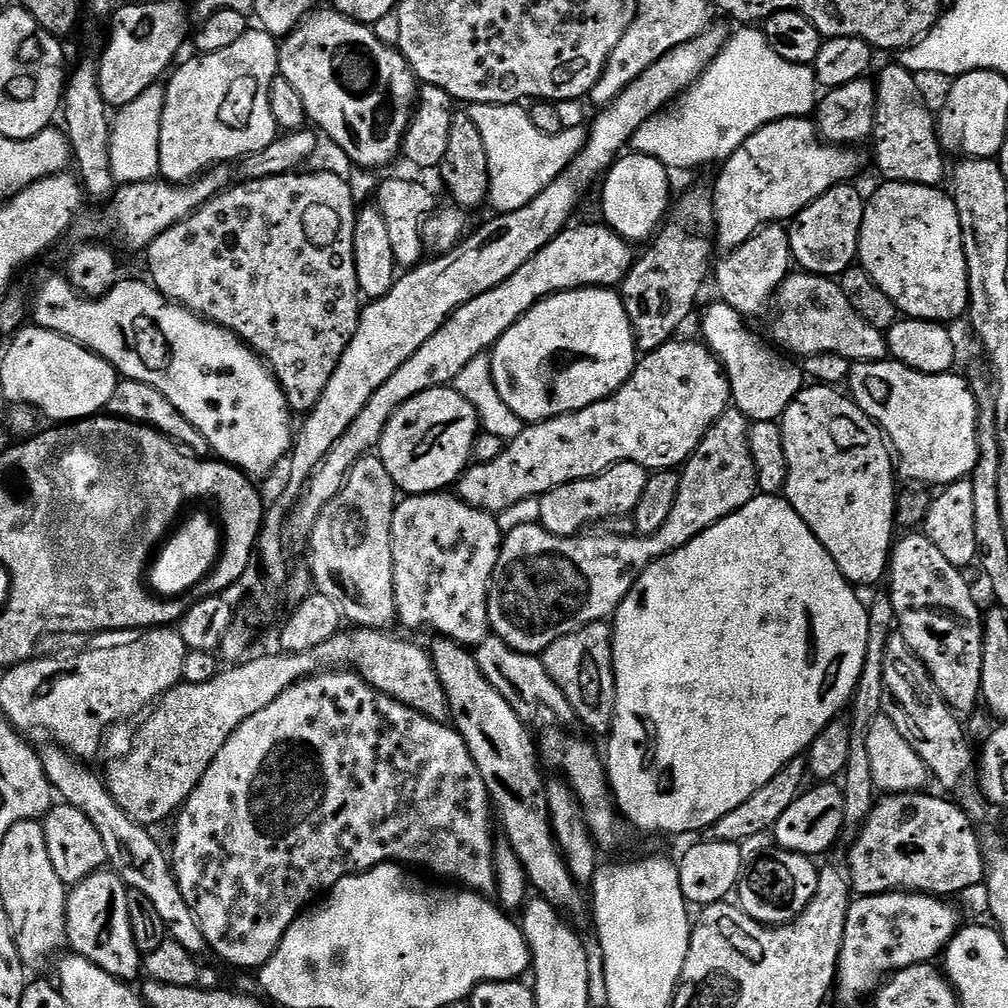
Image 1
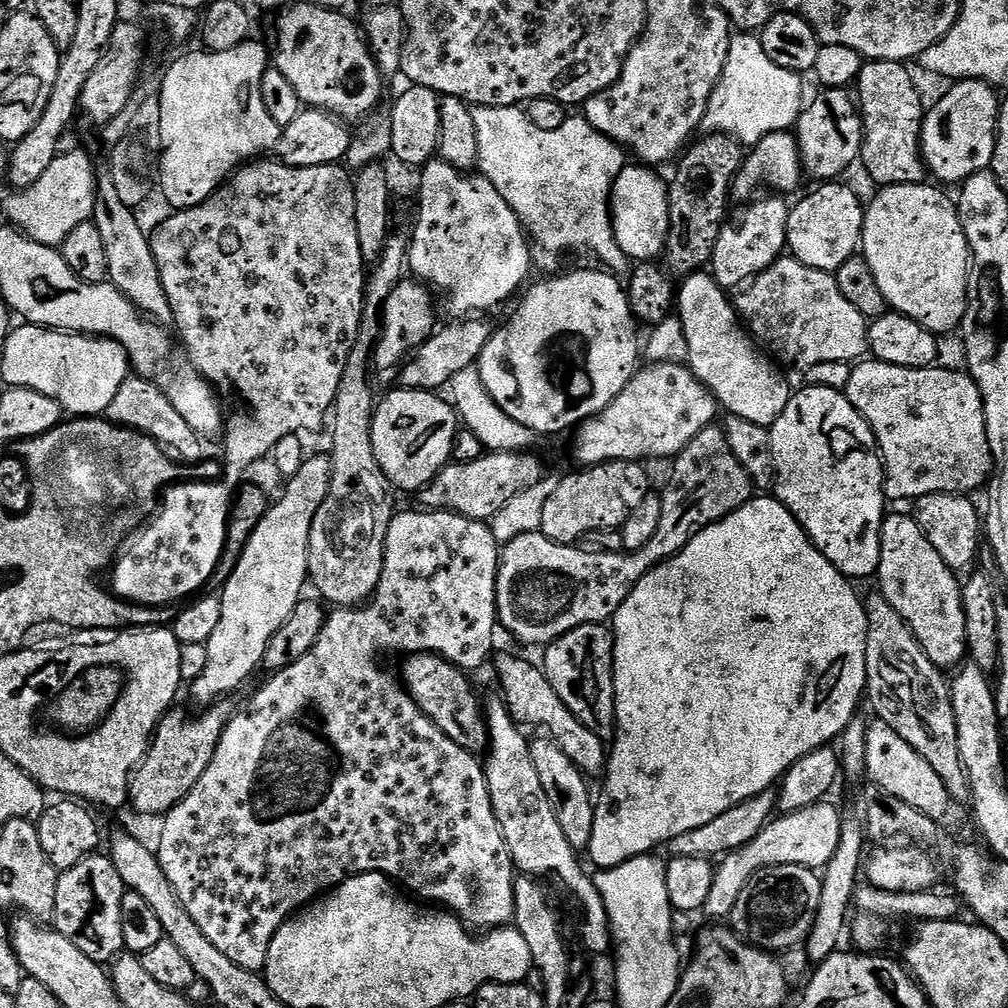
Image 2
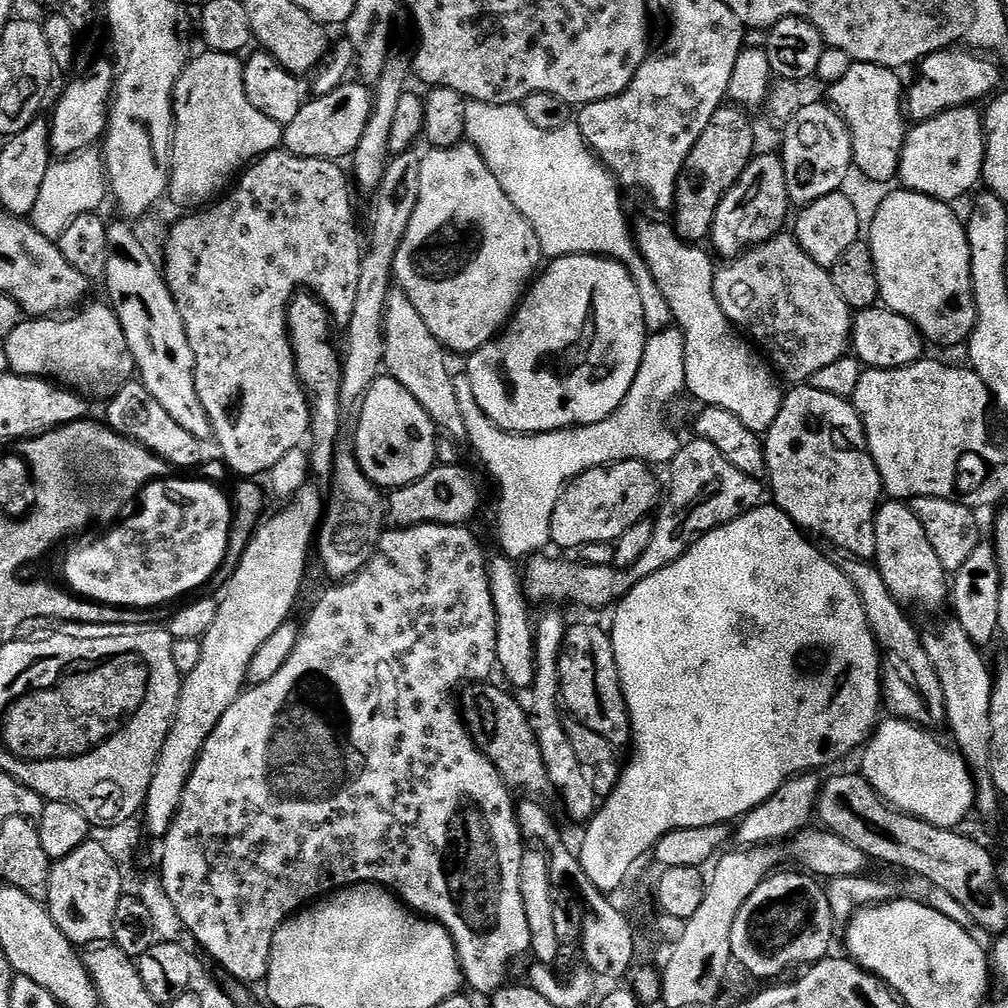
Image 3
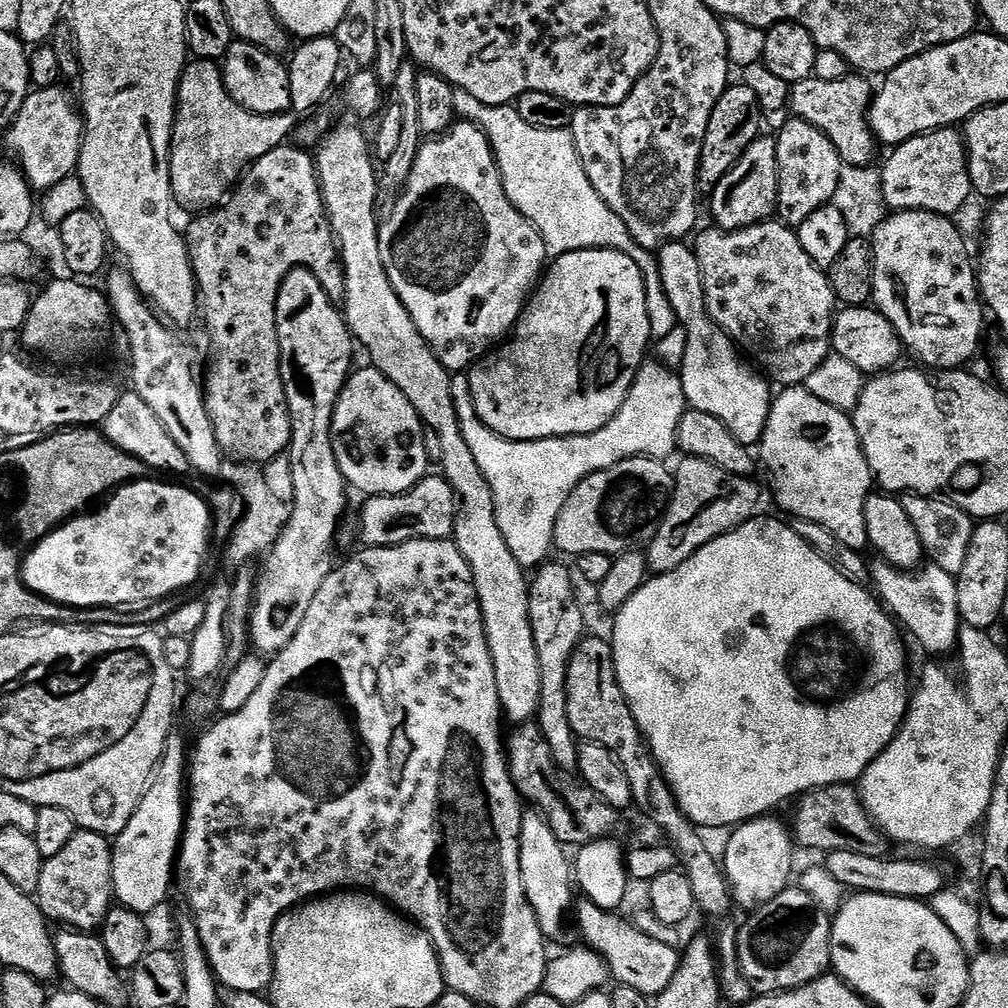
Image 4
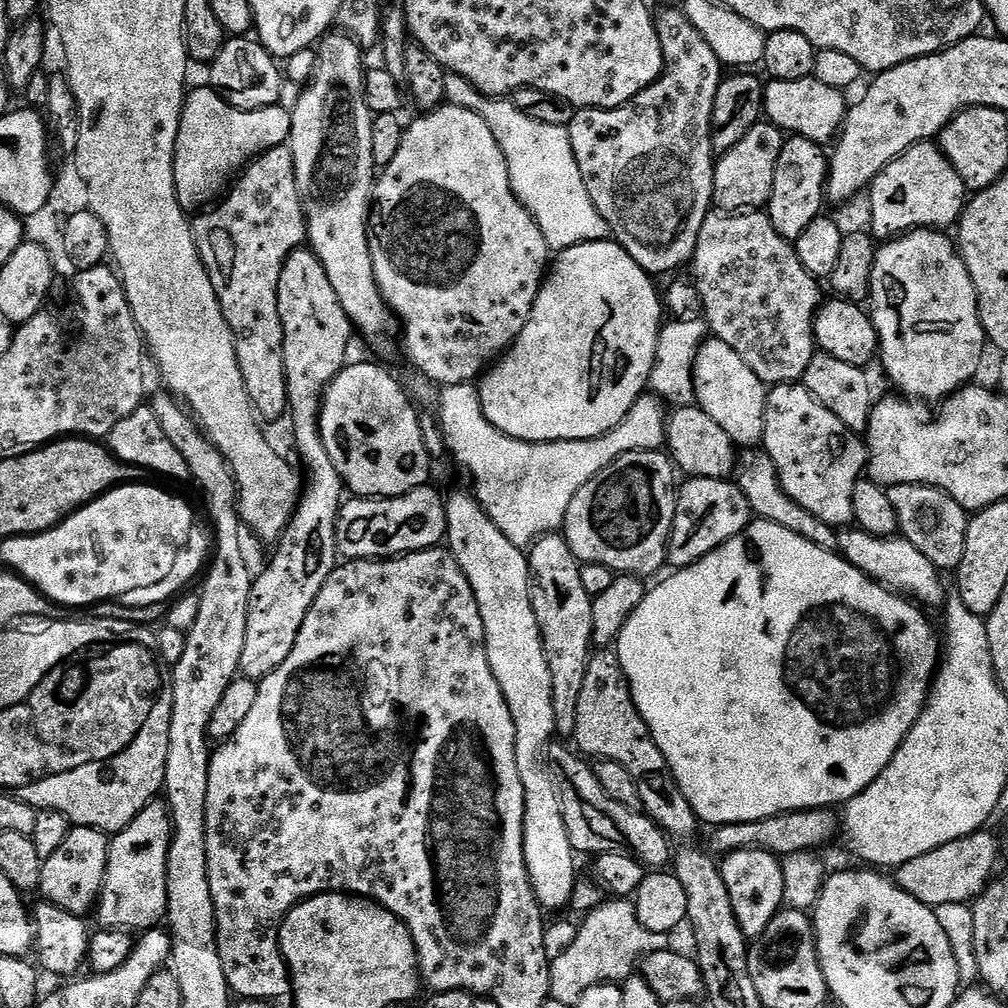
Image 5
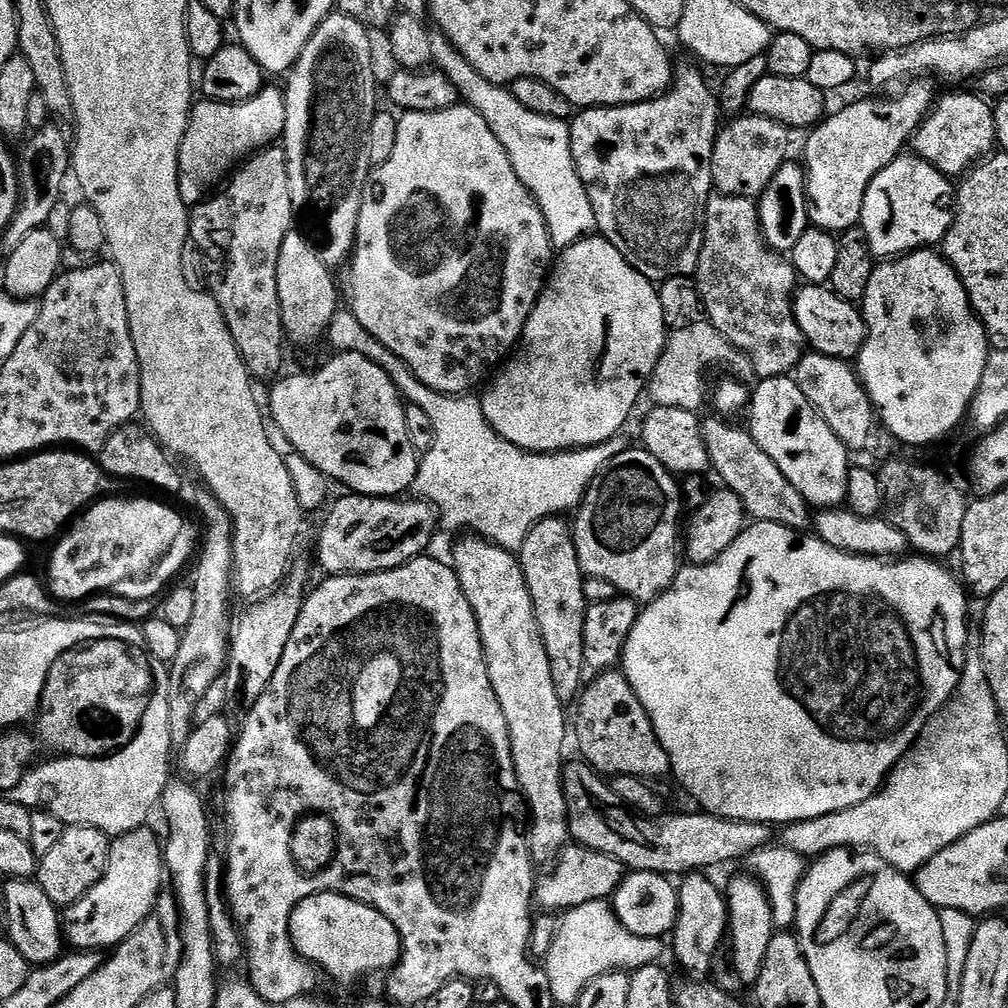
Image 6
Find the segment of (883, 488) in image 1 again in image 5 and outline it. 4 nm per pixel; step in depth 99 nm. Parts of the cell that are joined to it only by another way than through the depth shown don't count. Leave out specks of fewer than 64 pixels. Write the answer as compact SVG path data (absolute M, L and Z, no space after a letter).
M803 383L777 384L767 393L765 403L765 428L762 441L763 451L774 462L780 485L802 510L810 510L814 518L822 518L831 528L840 530L854 521L854 486L868 467L868 450L865 441L851 432L835 416L826 410L805 390Z

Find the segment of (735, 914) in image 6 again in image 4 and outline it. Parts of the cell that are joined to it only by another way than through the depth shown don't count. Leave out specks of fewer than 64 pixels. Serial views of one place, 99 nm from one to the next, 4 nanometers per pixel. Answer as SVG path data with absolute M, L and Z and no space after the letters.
M776 814L757 816L755 820L745 820L744 823L735 825L727 836L722 867L737 909L755 910L766 906L766 902L778 898L778 894L790 887L791 880L788 879L792 876L792 859L795 858L797 849L785 821L783 824Z

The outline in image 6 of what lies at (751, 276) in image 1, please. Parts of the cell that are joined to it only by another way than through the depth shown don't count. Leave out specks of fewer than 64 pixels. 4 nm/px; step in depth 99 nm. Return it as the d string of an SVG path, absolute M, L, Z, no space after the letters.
M751 114L741 115L725 123L716 134L712 155L712 183L722 196L758 198L770 186L770 178L789 159L789 129L770 118Z

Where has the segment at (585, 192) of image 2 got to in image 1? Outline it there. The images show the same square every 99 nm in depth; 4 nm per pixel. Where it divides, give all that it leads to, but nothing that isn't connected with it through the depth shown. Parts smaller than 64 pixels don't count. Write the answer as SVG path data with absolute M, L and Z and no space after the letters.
M469 104L466 108L467 114L470 118L474 118L474 126L478 126L478 130L482 134L482 142L486 146L486 162L490 162L490 186L488 187L487 203L493 204L496 207L497 213L513 212L514 210L522 210L524 206L530 202L534 202L536 198L548 186L550 182L554 182L554 178L558 178L564 171L572 164L572 160L577 156L584 148L584 142L586 139L585 129L572 128L572 126L565 126L558 134L542 134L542 130L537 130L534 127L534 122L530 122L528 117L528 108L521 106L520 104Z

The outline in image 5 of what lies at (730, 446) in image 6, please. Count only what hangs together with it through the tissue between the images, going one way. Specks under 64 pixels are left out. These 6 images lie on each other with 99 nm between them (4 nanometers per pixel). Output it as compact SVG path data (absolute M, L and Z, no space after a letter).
M748 450L739 457L738 483L742 494L746 494L746 502L750 502L753 517L769 520L778 526L786 526L786 530L794 530L794 534L805 536L810 542L821 544L822 547L829 550L837 547L837 529L822 522L822 518L814 518L814 514L810 514L810 510L802 510L802 506L798 506L798 502L794 502L794 498L790 498L786 494L786 490L780 485L779 476L776 475L774 462L767 452Z

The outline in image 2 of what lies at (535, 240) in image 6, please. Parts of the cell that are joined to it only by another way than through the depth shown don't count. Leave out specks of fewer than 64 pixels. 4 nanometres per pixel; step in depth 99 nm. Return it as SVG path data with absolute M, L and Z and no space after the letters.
M434 158L429 164L423 165L419 200L416 229L410 232L407 267L411 275L429 289L437 293L445 292L444 300L452 315L449 317L468 318L473 314L488 314L484 312L506 303L516 291L519 293L525 287L524 279L532 268L532 252L528 249L530 240L525 225L520 223L506 198L494 190L487 178L460 172L445 160Z

